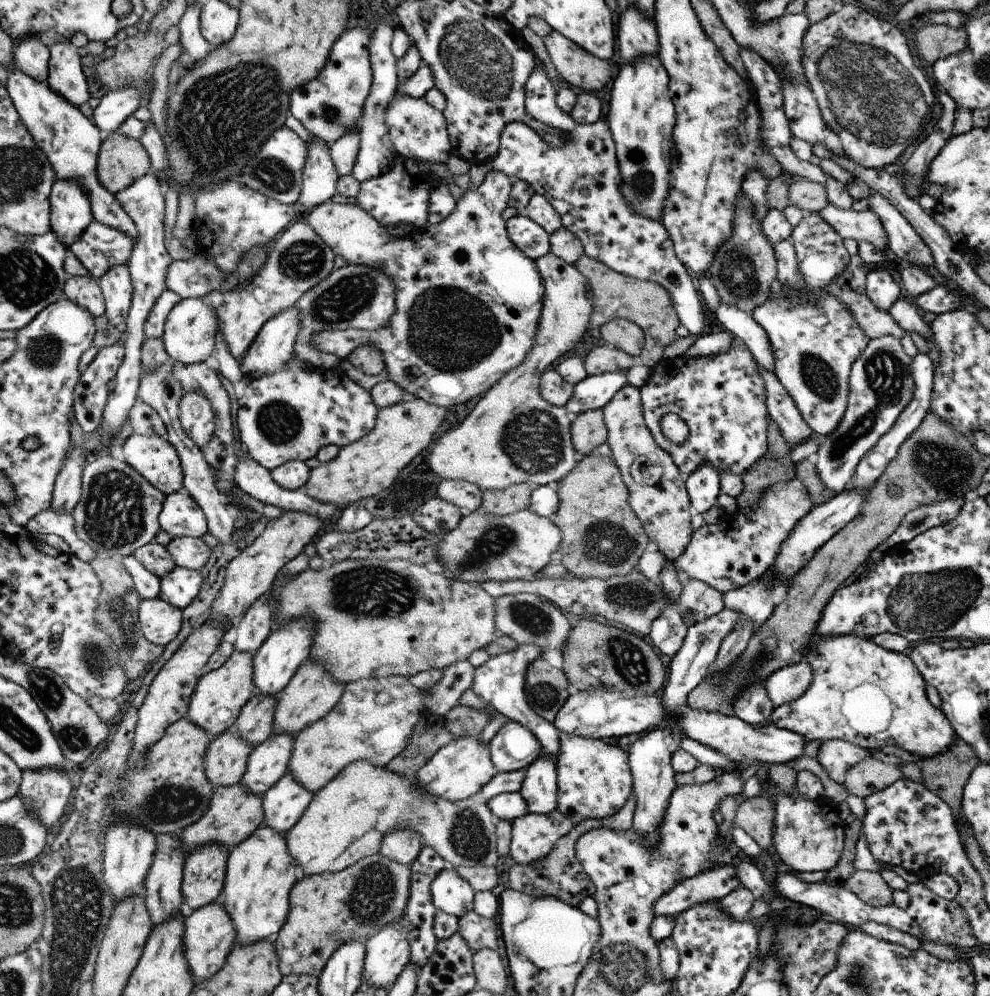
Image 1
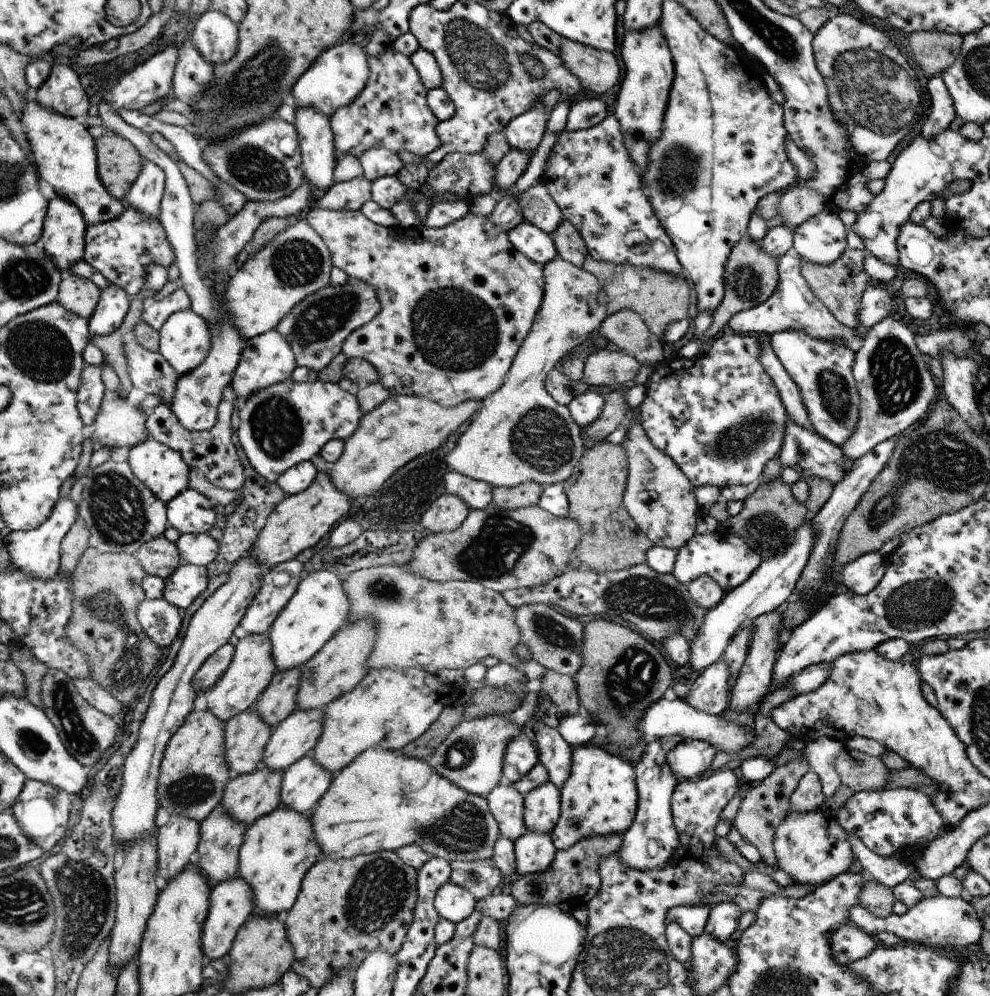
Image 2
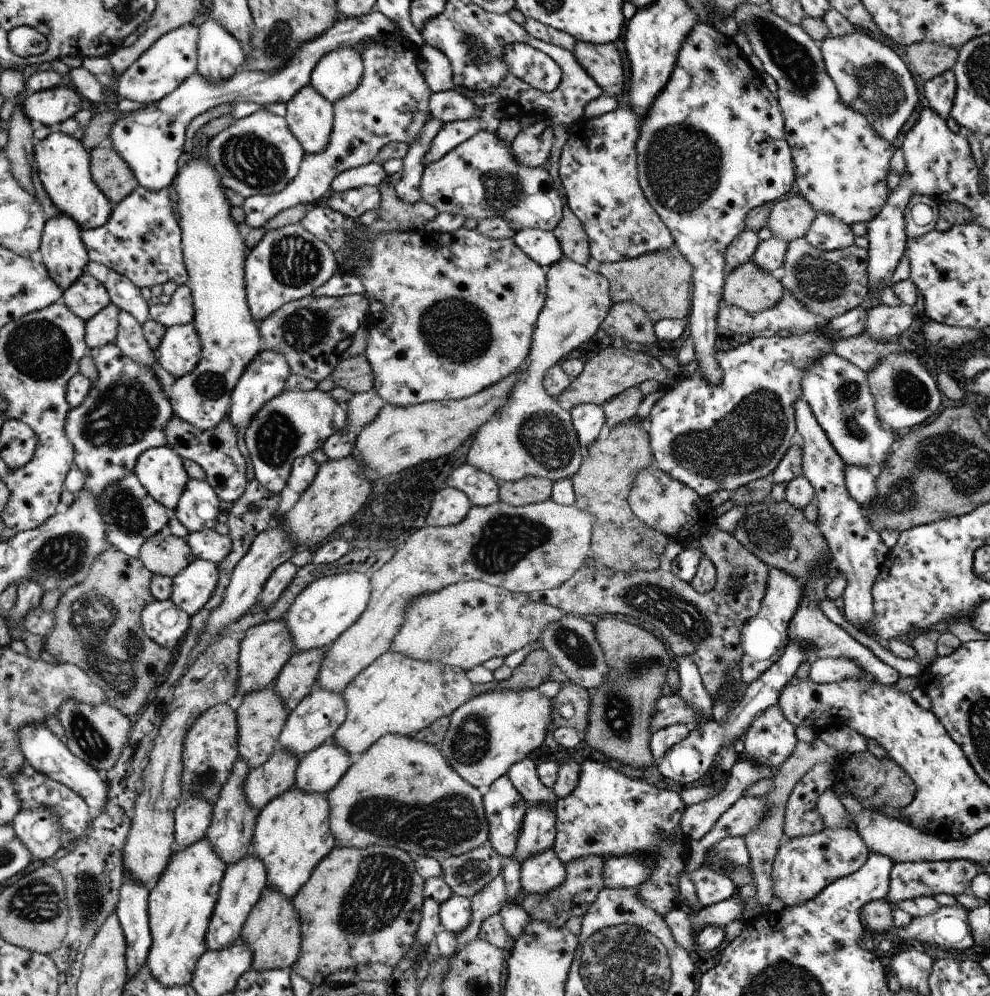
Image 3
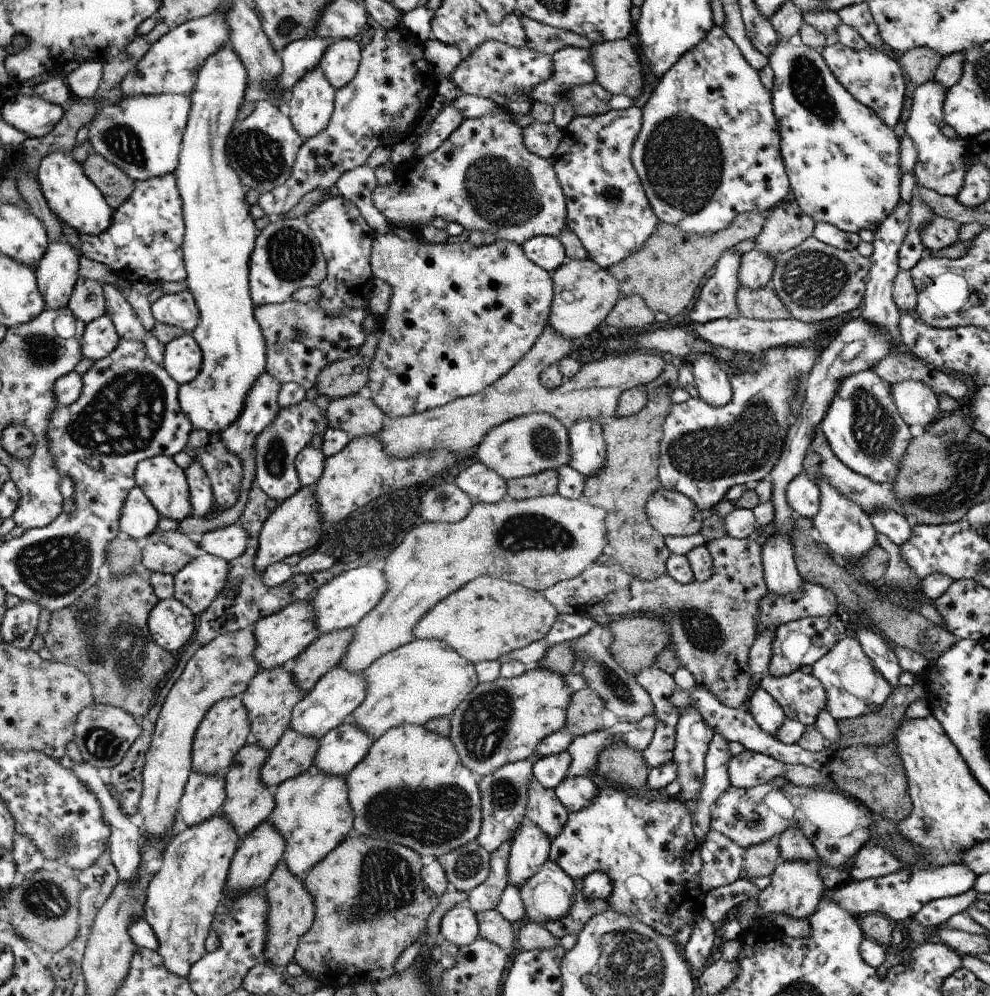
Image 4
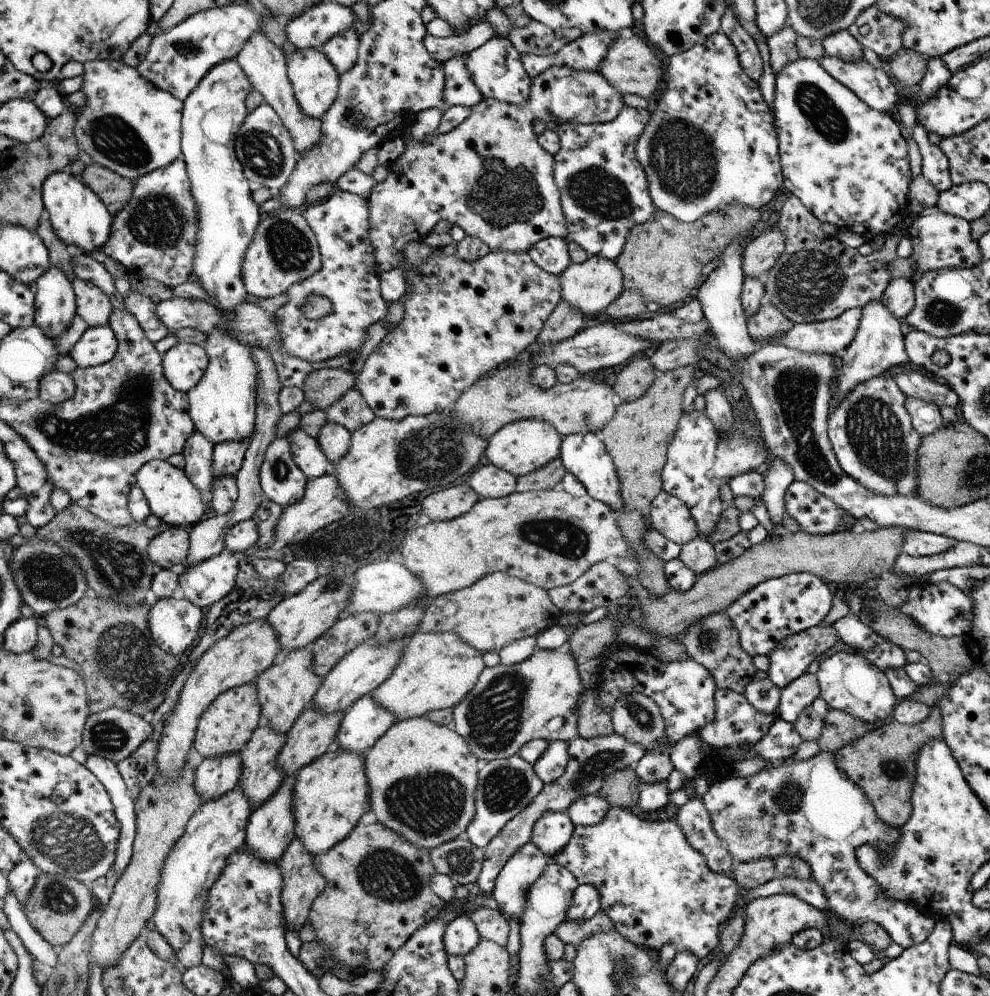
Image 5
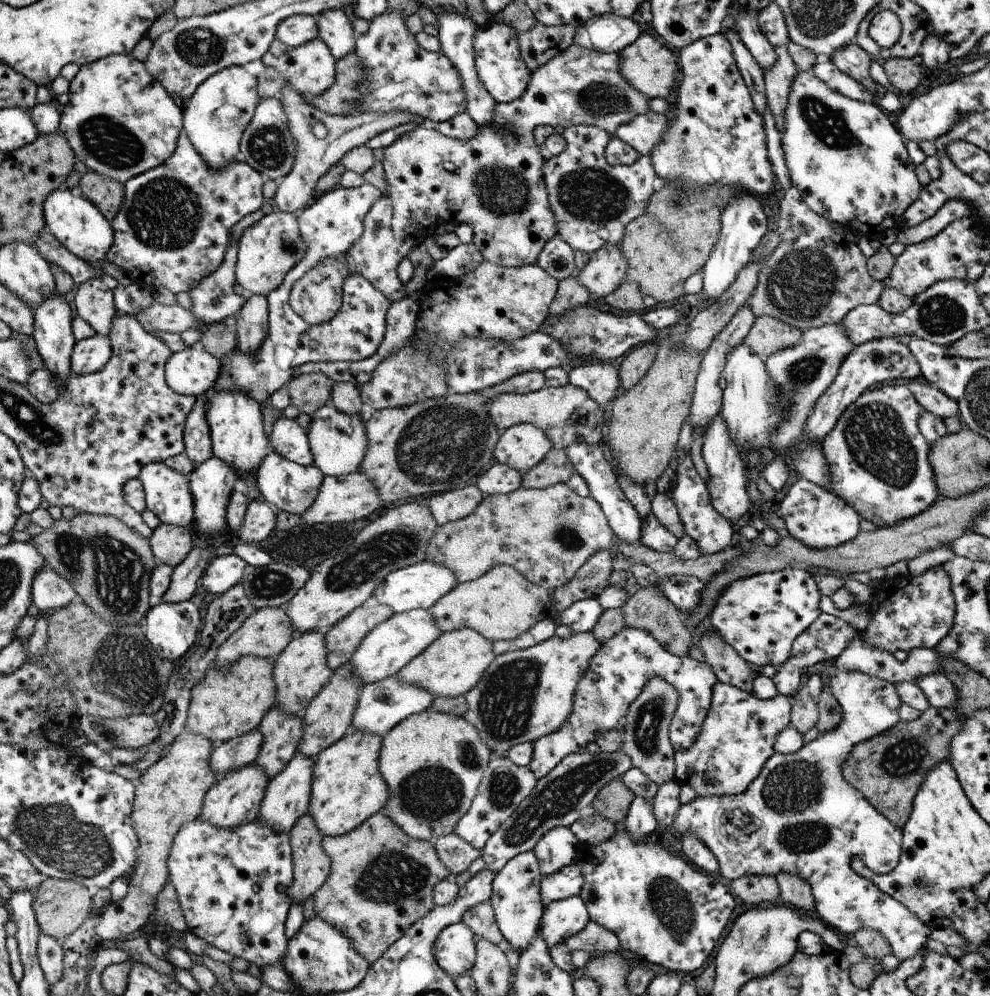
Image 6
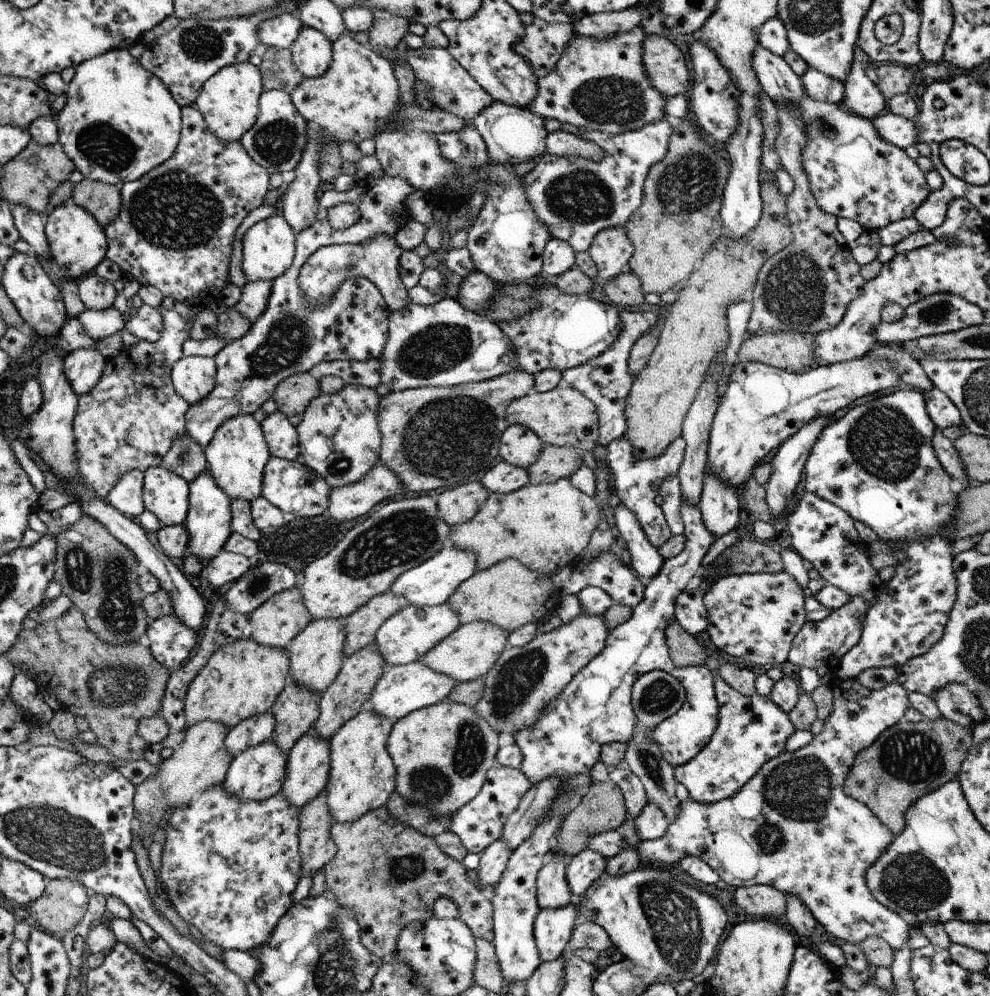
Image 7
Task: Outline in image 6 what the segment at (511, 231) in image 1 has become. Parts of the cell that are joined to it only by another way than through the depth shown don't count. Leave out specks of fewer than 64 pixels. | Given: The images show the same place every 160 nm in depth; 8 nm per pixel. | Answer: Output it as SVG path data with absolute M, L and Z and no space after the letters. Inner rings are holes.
M558 235L541 251L536 264L562 282L576 273L576 252Z

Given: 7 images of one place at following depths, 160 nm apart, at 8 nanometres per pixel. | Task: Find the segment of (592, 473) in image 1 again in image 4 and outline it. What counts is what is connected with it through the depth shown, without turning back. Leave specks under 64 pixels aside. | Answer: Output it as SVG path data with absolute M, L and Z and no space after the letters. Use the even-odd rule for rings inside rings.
M672 364L665 366L664 372L658 378L647 384L646 406L636 414L627 417L616 416L610 424L603 427L603 437L607 448L606 464L596 476L585 479L583 498L596 506L608 511L608 550L616 564L628 574L643 581L653 581L667 574L667 560L671 550L666 546L665 537L649 522L645 510L648 499L661 487L658 478L660 443L663 435L663 422L670 414L673 405L670 394L679 386L679 370Z

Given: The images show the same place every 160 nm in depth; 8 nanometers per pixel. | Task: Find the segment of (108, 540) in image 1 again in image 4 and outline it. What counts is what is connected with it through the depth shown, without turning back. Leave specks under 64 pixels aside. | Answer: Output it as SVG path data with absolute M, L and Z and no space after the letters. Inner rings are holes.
M137 484L130 489L121 512L120 530L133 539L143 541L157 528L161 514Z

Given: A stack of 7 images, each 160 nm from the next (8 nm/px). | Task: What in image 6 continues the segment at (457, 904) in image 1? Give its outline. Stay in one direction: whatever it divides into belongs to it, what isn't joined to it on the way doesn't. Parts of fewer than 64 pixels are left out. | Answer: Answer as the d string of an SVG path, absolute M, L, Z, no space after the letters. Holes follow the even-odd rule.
M467 920L450 925L442 932L435 947L438 963L452 978L469 973L476 960L476 942L477 938Z

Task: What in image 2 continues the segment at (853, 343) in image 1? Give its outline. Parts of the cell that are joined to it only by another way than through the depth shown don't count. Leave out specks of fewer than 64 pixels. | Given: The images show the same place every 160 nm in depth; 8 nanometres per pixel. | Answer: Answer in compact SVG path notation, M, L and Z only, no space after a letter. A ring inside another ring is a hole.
M825 208L795 228L792 251L810 264L828 266L848 248L845 227L838 212ZM782 331L771 334L770 339L773 351L800 389L804 406L815 431L835 446L842 448L843 444L856 432L859 421L860 397L852 370L855 352L846 347L845 343L813 339L804 331Z

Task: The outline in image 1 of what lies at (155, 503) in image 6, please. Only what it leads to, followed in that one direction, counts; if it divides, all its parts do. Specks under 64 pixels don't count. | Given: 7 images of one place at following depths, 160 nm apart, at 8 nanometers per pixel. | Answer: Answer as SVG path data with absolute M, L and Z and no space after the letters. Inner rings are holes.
M133 433L124 440L121 450L122 460L164 495L177 493L182 488L181 458L168 439L161 435Z

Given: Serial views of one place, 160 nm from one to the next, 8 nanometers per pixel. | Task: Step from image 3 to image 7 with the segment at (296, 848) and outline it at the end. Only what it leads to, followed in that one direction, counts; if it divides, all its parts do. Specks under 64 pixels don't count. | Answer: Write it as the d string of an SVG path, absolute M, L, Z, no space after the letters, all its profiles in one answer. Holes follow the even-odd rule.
M365 707L331 738L329 745L332 747L332 769L329 771L325 791L333 824L356 822L372 810L385 807L395 793L397 768L388 750L393 726L392 720Z

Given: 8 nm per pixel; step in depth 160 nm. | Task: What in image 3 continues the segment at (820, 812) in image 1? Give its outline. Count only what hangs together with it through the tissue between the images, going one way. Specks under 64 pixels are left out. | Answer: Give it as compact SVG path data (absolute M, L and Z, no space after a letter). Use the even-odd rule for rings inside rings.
M824 828L818 834L806 834L785 839L775 856L772 869L772 890L788 906L800 906L808 902L832 882L849 876L868 860L870 851L862 836L853 829Z

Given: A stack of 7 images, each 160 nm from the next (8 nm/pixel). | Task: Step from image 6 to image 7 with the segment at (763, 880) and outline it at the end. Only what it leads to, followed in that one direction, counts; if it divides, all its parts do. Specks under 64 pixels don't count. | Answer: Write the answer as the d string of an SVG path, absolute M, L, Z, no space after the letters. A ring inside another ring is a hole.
M769 885L740 886L732 889L736 904L746 912L749 918L762 916L784 916L786 913L786 895Z

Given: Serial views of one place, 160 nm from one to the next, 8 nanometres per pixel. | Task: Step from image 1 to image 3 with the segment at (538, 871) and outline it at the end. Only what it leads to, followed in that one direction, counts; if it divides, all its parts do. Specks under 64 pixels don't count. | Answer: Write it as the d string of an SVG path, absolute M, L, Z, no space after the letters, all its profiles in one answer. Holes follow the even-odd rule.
M590 856L564 864L565 882L558 888L552 888L547 894L528 894L522 900L521 907L528 912L531 919L550 922L550 926L558 926L558 928L565 926L566 921L572 916L584 917L584 914L590 910L592 902L596 900L598 892L604 887L602 878L604 878L603 870L606 861L602 856Z

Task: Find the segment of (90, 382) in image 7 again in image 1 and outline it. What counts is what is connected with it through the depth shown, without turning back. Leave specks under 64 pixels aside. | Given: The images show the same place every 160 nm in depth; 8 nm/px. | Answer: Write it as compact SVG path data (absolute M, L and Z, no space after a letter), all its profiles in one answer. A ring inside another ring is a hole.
M127 264L114 266L98 281L105 294L106 318L120 333L133 306L133 278Z

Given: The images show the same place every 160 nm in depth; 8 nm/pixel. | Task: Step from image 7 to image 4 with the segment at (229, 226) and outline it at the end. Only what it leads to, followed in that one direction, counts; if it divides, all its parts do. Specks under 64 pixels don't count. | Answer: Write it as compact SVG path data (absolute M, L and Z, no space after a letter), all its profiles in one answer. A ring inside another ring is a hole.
M174 170L174 172L161 177L137 181L136 188L129 200L113 211L113 222L104 233L92 236L79 235L82 243L80 254L109 266L116 274L129 279L131 283L139 280L156 284L182 282L187 277L182 250L184 235L182 199Z

